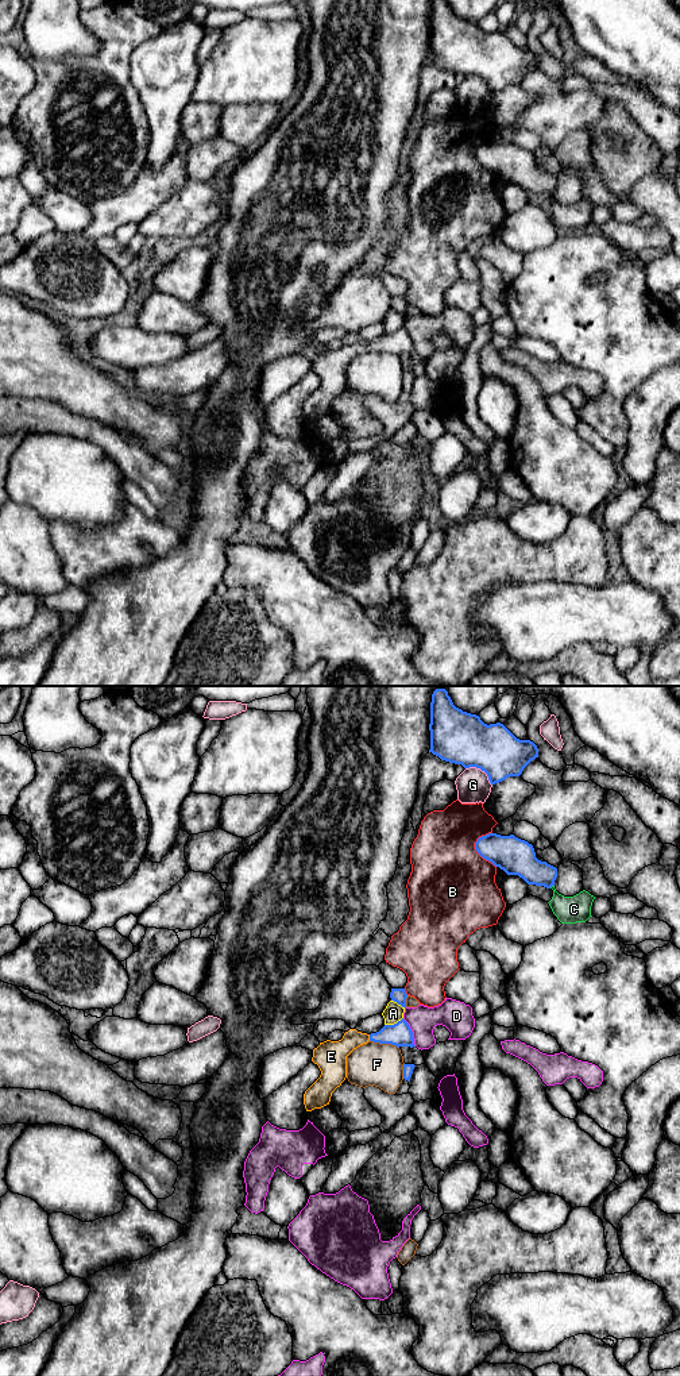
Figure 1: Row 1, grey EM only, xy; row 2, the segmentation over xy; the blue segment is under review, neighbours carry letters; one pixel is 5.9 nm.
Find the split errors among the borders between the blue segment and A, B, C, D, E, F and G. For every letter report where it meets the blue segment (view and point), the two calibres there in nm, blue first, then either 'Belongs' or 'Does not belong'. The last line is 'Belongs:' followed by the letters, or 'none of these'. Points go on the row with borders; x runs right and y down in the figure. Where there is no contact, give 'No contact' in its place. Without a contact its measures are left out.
A: Touches blue at xy (394, 1024). Thickness 140 nm (blue) against 120 nm. Does not belong
B: Touches blue at xy (475, 848). Thickness 220 nm (blue) against 480 nm. Does not belong
C: Touches blue at xy (551, 886). Thickness 190 nm (blue) against 160 nm. Does not belong
D: Touches blue at xy (412, 1032). Thickness 140 nm (blue) against 160 nm. Does not belong
E: Touches blue at xy (370, 1037). Thickness 140 nm (blue) against 180 nm. Belongs
F: Touches blue at xy (385, 1043). Thickness 140 nm (blue) against 260 nm. Does not belong
G: Touches blue at xy (482, 770). Thickness 320 nm (blue) against 200 nm. Does not belong
Belongs: E

